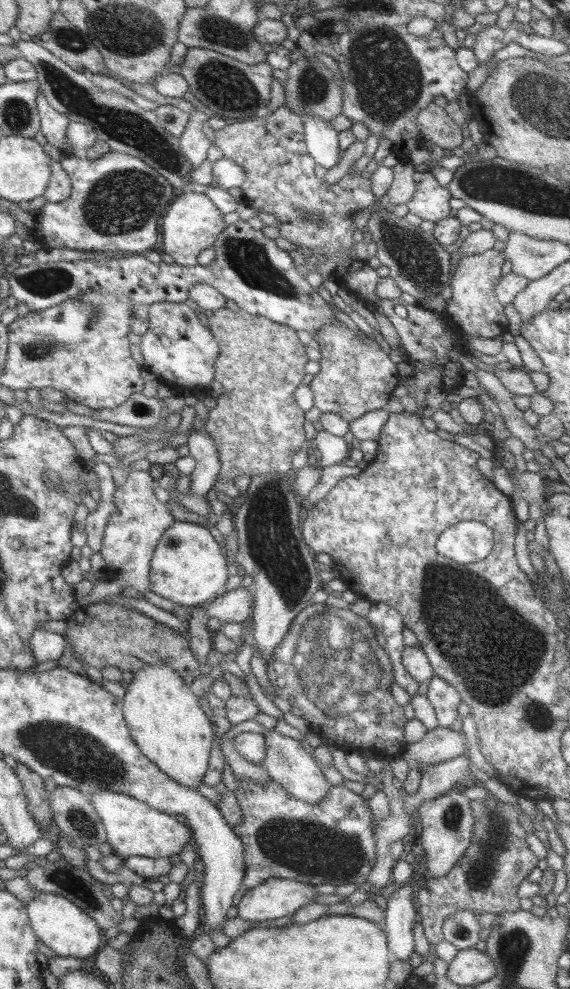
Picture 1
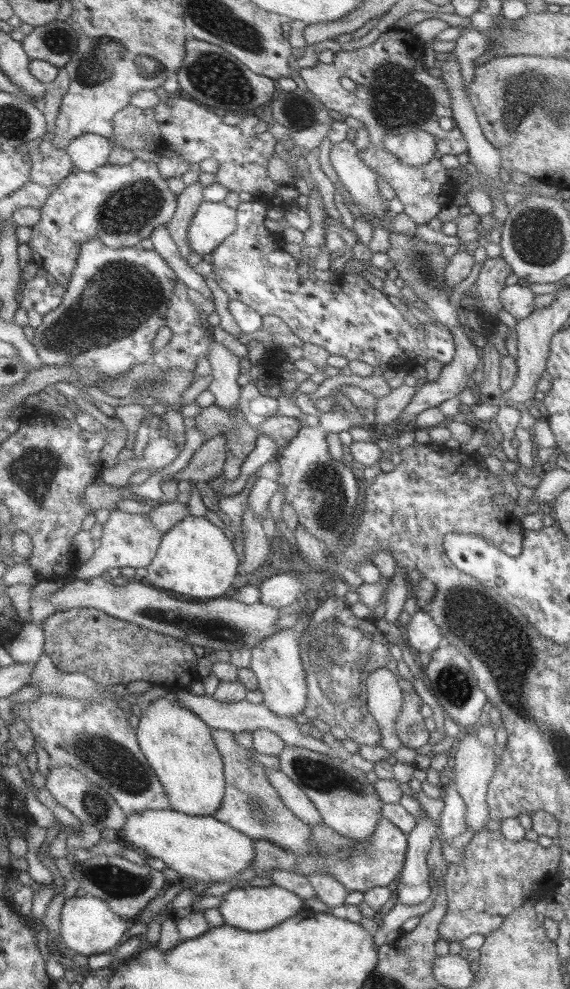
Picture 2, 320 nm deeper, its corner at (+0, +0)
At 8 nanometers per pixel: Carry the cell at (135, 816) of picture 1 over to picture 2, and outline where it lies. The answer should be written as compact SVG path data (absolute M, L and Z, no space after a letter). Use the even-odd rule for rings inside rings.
M169 808L163 810L148 810L131 812L117 832L121 845L145 853L151 858L160 860L167 868L175 870L179 879L189 884L196 882L224 882L225 878L233 878L241 870L248 868L254 859L253 840L251 837L233 830L228 824L215 820L212 816L187 816Z

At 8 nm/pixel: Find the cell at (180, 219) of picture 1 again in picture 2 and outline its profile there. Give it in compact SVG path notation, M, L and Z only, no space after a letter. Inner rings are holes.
M202 201L195 210L189 227L187 227L187 240L191 250L206 258L221 244L227 236L235 231L235 210L228 208L225 203Z

